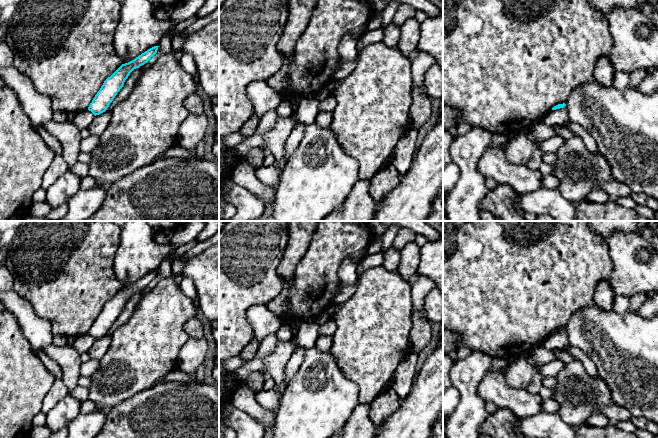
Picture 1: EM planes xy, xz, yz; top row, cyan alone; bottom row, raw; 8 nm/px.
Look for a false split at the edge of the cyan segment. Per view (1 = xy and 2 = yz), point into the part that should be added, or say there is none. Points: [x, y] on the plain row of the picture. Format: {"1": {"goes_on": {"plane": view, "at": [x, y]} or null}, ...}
{"1": {"goes_on": null}, "2": {"goes_on": null}}

